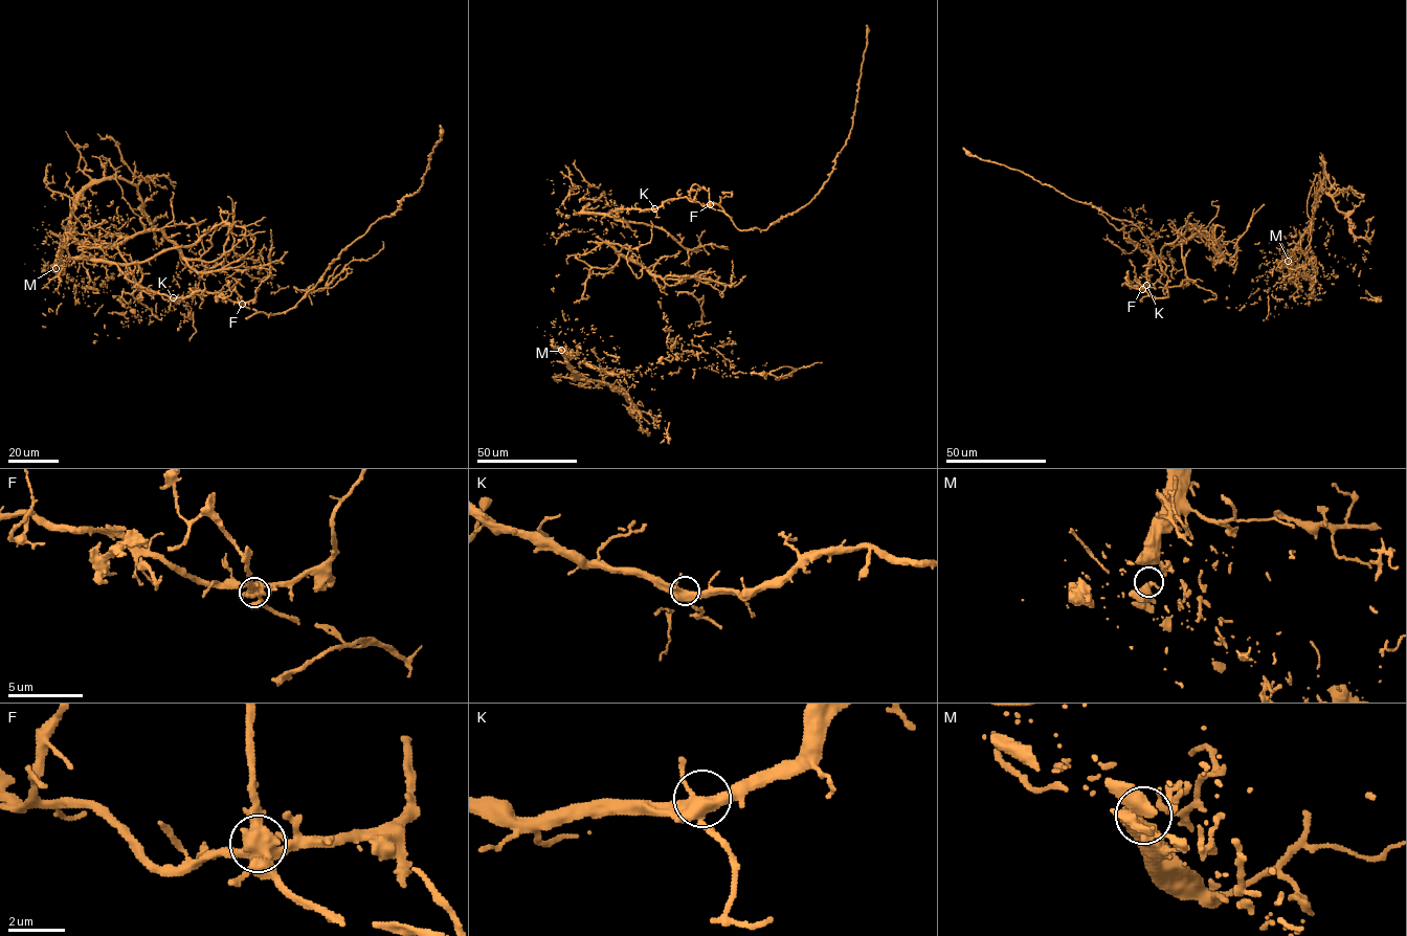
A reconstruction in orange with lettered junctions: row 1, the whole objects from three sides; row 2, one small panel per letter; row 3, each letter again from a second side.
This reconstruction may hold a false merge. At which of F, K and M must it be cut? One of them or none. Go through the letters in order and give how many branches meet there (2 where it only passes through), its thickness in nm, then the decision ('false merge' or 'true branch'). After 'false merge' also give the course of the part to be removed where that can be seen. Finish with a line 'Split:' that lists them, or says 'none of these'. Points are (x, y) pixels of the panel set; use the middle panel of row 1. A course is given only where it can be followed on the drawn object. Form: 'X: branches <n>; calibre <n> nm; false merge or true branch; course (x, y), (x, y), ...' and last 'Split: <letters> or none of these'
F: branches 5; calibre 550 nm; false merge; course (710, 204), (722, 210), (737, 228), (765, 229), (818, 193), (852, 127), (866, 25)
K: branches 5; calibre 440 nm; true branch
M: branches 3; calibre 280 nm; true branch
Split: F

